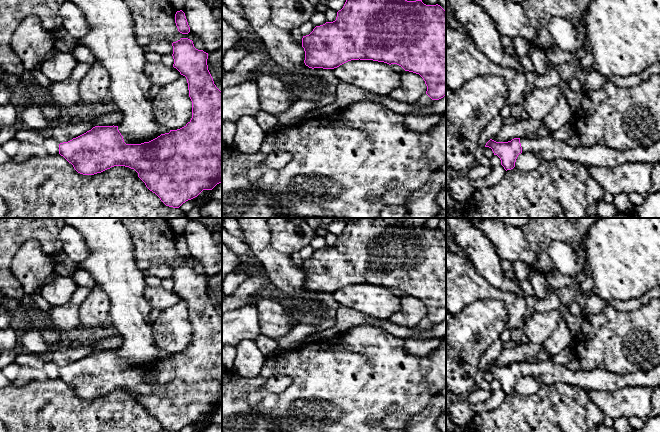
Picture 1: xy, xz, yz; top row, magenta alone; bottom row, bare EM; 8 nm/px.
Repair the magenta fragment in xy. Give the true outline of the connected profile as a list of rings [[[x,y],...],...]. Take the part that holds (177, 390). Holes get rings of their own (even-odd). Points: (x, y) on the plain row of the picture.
[[[181,262],[180,264],[173,266],[173,291],[176,292],[181,299],[185,300],[188,307],[189,321],[192,325],[192,342],[182,352],[177,354],[170,354],[169,357],[161,358],[157,362],[144,366],[141,368],[126,368],[123,360],[118,354],[118,350],[95,350],[86,357],[73,362],[68,366],[59,368],[59,378],[63,380],[69,387],[71,387],[74,393],[83,399],[94,399],[101,397],[114,390],[125,390],[134,393],[138,397],[138,401],[145,407],[146,411],[155,417],[160,424],[169,431],[179,432],[183,427],[197,421],[203,414],[212,414],[217,408],[222,406],[222,316],[214,308],[213,302],[208,294],[207,283],[208,277],[203,274],[198,274],[194,271],[193,265],[188,262]]]

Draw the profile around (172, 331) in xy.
[[[185,300],[163,310],[153,323],[153,339],[162,350],[180,353],[192,342],[192,325],[189,321],[188,307]]]

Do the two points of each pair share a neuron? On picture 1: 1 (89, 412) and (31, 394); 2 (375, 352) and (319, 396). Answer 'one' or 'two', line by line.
1: one
2: one

